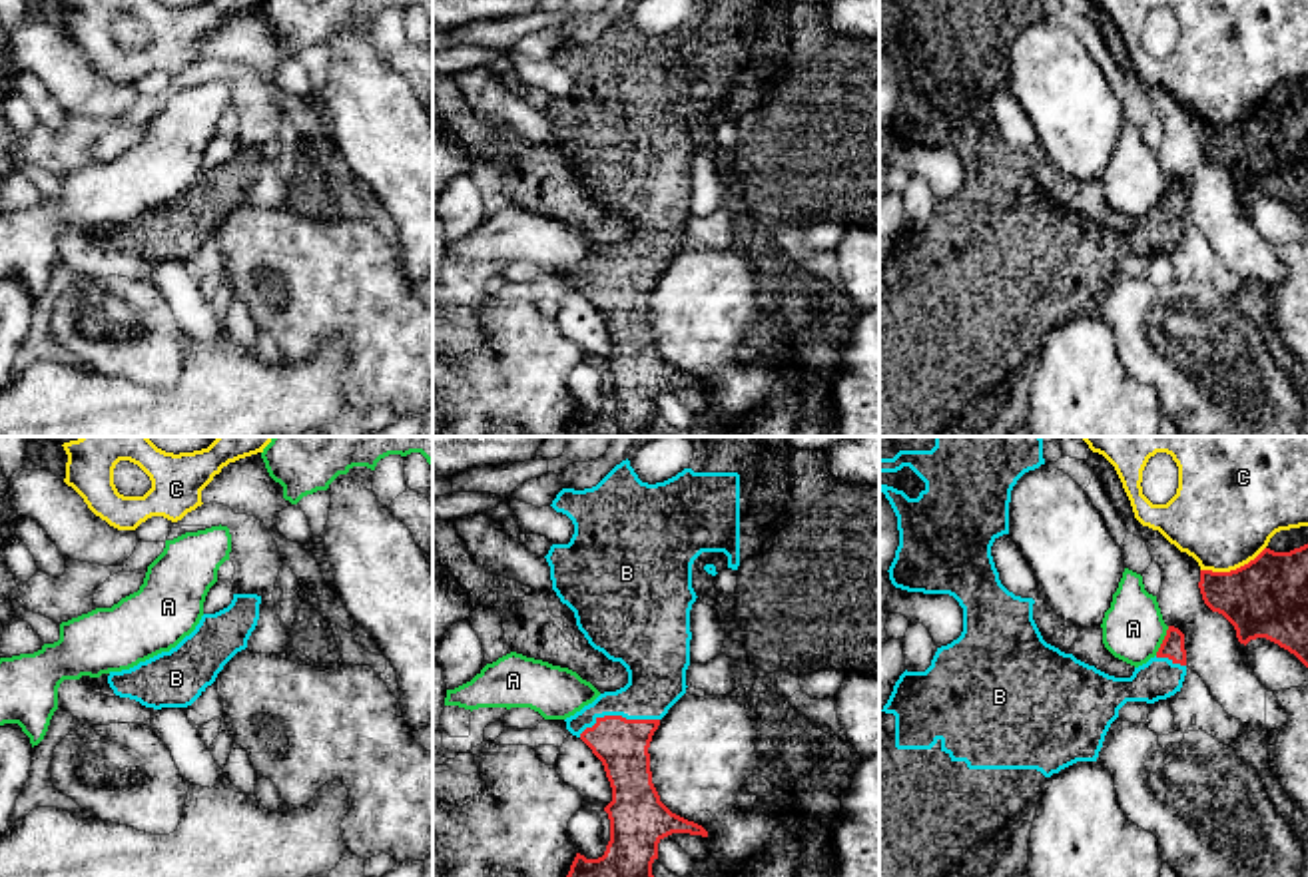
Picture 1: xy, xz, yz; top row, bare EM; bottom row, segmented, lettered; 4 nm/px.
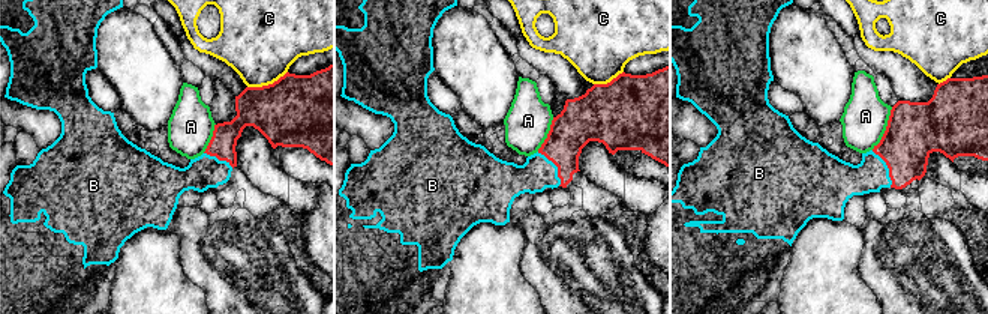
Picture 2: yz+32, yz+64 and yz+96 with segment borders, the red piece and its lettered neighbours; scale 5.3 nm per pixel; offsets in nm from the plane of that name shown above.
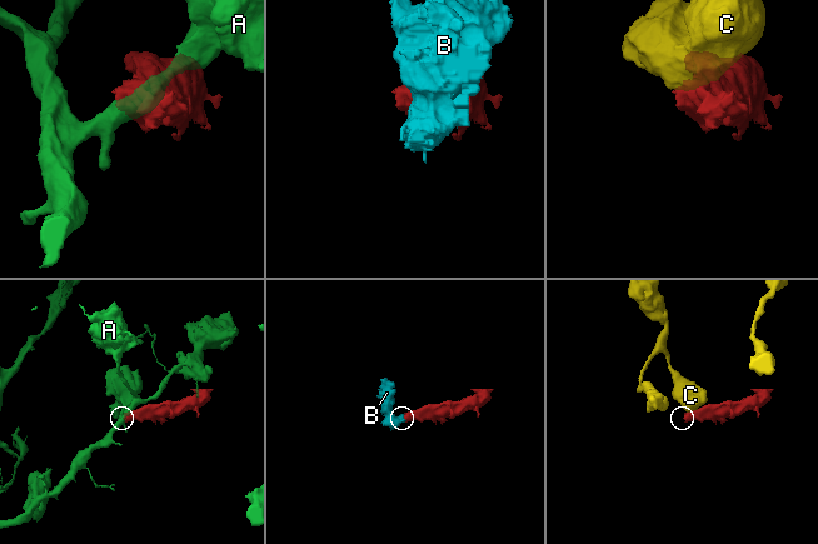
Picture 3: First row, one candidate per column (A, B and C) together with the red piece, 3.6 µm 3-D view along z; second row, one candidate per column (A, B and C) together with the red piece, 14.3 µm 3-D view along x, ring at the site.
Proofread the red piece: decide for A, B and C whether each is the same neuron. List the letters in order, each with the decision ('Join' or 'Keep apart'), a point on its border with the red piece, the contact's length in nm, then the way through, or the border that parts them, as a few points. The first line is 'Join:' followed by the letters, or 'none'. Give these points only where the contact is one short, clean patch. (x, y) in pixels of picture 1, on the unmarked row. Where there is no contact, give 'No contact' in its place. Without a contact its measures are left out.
Join: B
A: Keep apart. Touches red at yz (1163, 194). Shared border 130 nm
B: Join. Touches red at xz (619, 270). Shared border 340 nm
C: Keep apart. Touches red at yz (1233, 124). Shared border 280 nm

